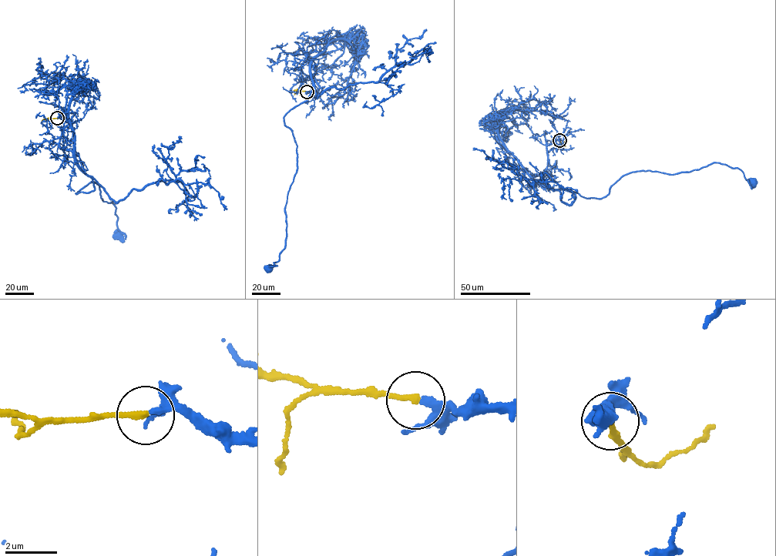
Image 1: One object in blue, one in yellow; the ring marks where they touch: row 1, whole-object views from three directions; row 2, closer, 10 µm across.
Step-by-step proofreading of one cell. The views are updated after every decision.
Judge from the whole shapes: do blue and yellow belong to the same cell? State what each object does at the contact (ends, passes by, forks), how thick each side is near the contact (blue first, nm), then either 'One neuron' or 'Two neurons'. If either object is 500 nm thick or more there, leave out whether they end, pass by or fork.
At the ring blue passes by. At the ring yellow ends. Thickness 240 nm (blue) against 240 nm. One neuron

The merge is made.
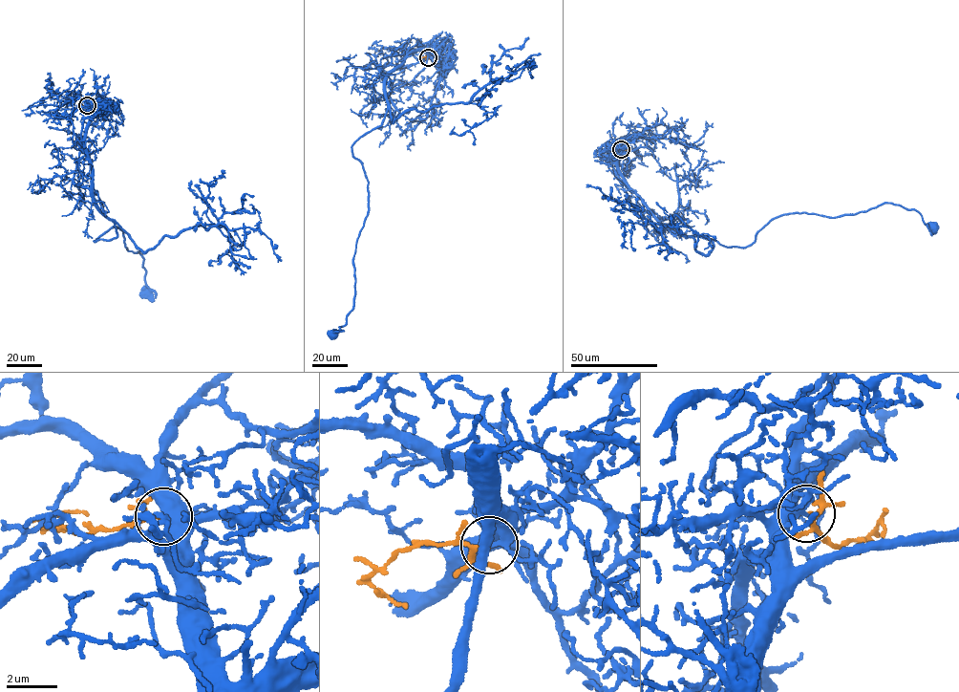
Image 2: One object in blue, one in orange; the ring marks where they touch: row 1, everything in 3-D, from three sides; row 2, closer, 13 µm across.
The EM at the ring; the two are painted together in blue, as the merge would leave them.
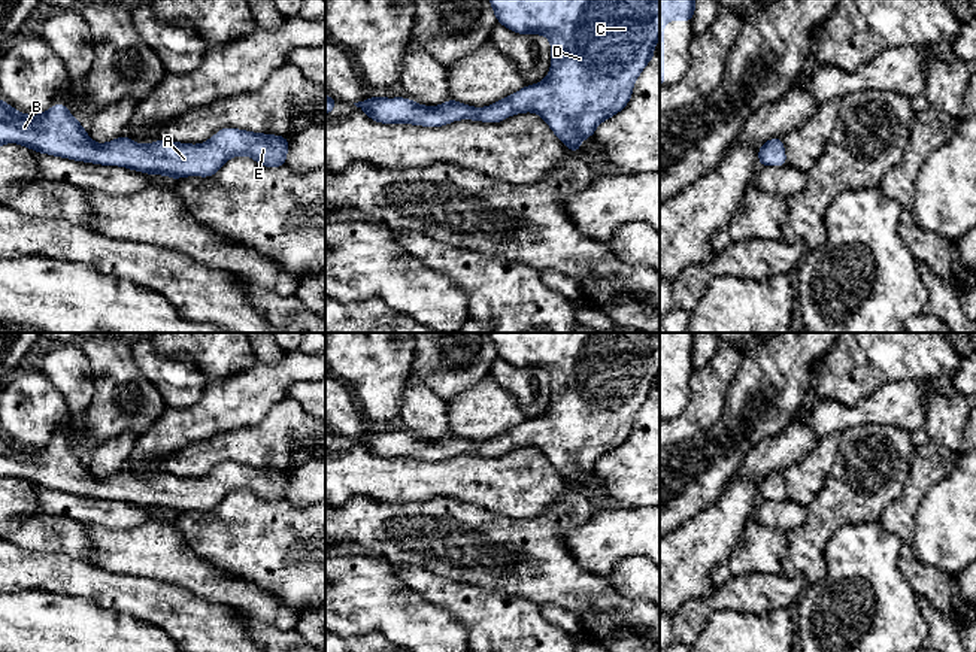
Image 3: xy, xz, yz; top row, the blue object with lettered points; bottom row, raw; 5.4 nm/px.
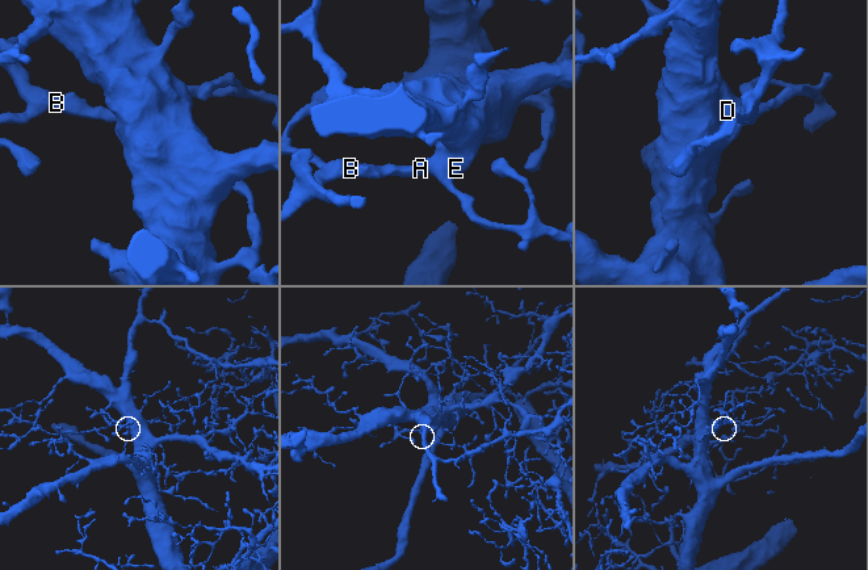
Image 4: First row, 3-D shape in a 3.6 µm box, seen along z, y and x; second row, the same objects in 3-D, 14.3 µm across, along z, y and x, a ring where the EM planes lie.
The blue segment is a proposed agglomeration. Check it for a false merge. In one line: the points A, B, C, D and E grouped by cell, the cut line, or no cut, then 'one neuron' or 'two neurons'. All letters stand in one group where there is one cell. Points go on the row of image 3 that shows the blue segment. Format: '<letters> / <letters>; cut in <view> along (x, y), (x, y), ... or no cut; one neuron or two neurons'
A B C D E; no cut; one neuron

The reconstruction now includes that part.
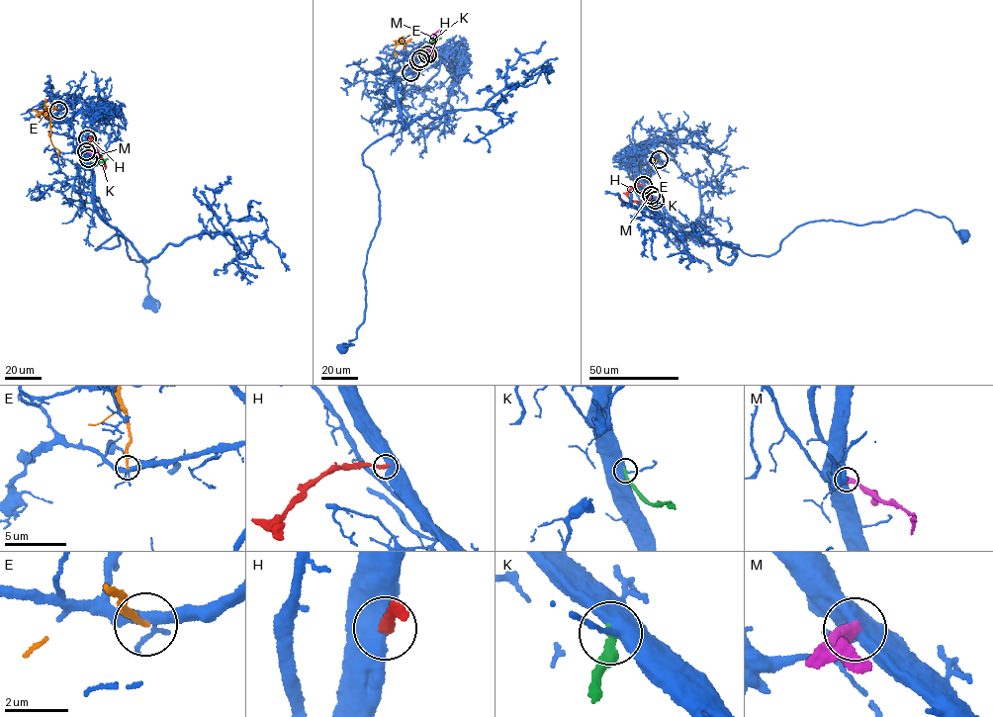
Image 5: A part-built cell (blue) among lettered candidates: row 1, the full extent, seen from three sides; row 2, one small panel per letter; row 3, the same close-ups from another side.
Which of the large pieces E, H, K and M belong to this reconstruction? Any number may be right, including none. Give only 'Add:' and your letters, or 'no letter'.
Add: no letter

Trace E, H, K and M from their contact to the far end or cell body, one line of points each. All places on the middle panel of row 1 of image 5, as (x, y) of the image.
E: (410, 72), (404, 43), (397, 44), (394, 50), (396, 54), (393, 55)
H: (427, 54), (435, 39), (434, 49), (426, 61)
K: (418, 61), (426, 46), (441, 38)
M: (420, 58), (427, 53), (434, 34), (439, 30)

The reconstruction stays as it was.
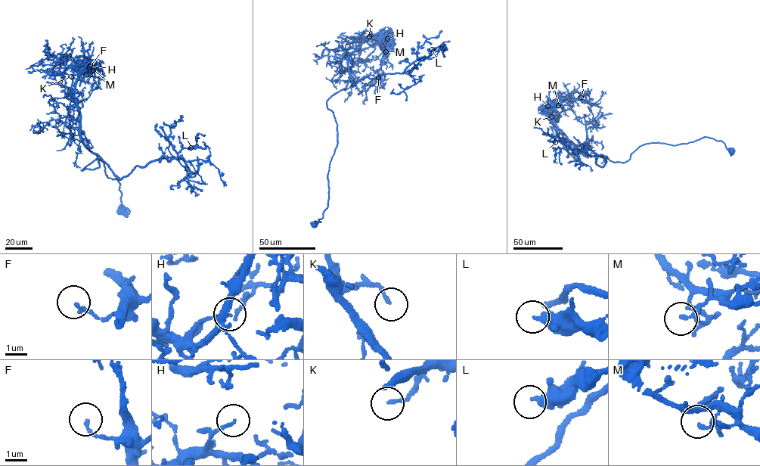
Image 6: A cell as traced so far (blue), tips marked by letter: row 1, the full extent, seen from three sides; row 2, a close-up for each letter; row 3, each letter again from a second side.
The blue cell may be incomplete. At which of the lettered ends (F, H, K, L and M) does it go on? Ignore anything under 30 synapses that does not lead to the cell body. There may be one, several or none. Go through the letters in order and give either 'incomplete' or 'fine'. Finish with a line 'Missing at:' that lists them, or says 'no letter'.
F: fine
H: fine
K: incomplete
L: fine
M: fine
Missing at: K

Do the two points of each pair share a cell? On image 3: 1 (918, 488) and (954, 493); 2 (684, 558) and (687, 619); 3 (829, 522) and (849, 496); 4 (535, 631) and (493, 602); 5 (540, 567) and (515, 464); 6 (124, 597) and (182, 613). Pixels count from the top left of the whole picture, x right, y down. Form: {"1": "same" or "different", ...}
{"1": "different", "2": "different", "3": "same", "4": "same", "5": "different", "6": "same"}

